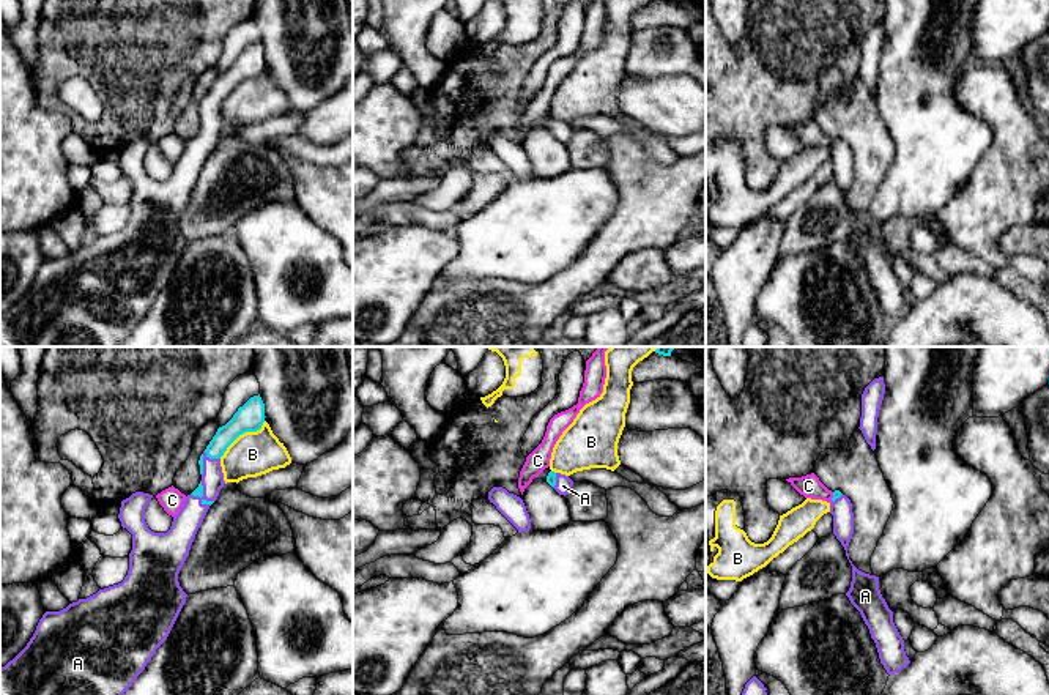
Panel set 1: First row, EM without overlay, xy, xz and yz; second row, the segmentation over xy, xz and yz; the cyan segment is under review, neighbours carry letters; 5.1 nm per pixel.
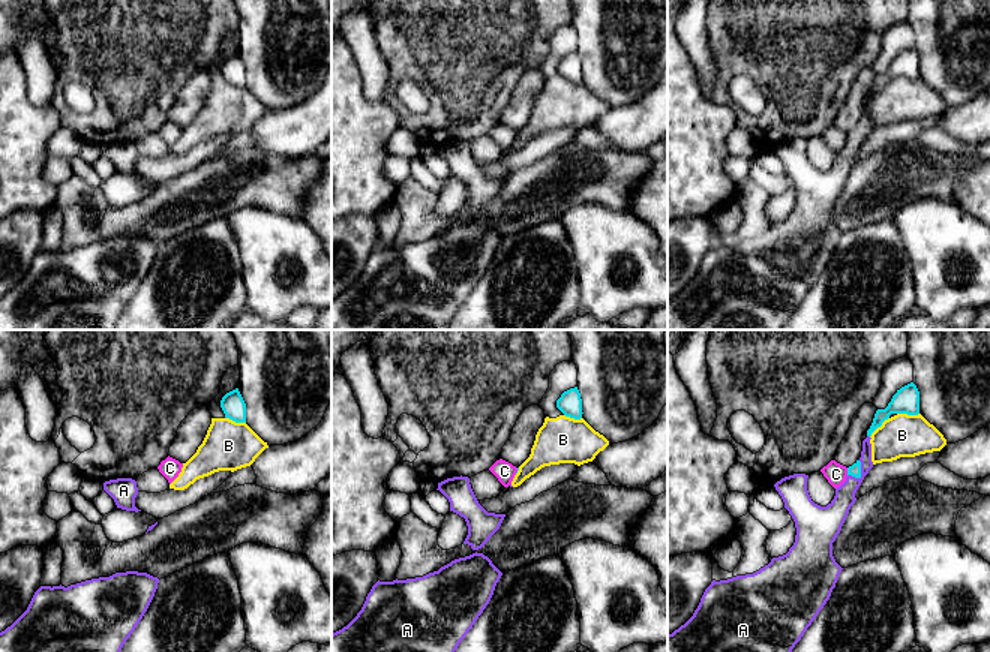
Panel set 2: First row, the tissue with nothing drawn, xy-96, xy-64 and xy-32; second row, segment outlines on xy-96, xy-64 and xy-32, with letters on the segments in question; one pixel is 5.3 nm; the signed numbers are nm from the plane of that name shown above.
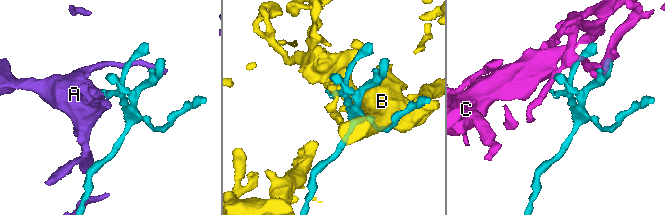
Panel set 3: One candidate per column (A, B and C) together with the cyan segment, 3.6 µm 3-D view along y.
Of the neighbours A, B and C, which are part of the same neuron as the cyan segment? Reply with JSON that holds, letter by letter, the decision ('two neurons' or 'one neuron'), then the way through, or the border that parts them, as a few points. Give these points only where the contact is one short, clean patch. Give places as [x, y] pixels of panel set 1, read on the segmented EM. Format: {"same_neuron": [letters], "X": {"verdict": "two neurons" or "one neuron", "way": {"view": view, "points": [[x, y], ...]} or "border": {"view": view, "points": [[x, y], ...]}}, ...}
{"same_neuron": ["A"], "A": {"verdict": "one neuron", "way": {"view": "xy", "points": [[199, 492], [202, 494], [180, 536]]}}, "B": {"verdict": "two neurons"}, "C": {"verdict": "two neurons"}}

